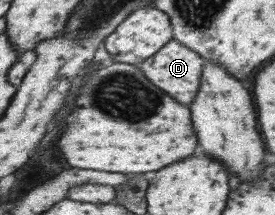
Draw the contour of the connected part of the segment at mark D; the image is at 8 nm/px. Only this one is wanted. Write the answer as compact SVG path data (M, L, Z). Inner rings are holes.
M169 40L155 54L145 58L137 64L141 74L159 90L163 90L165 94L169 94L173 100L181 102L181 104L189 105L197 94L199 88L199 76L201 76L201 68L203 68L203 58L197 52L190 48L185 48L183 44L179 44L177 40Z

